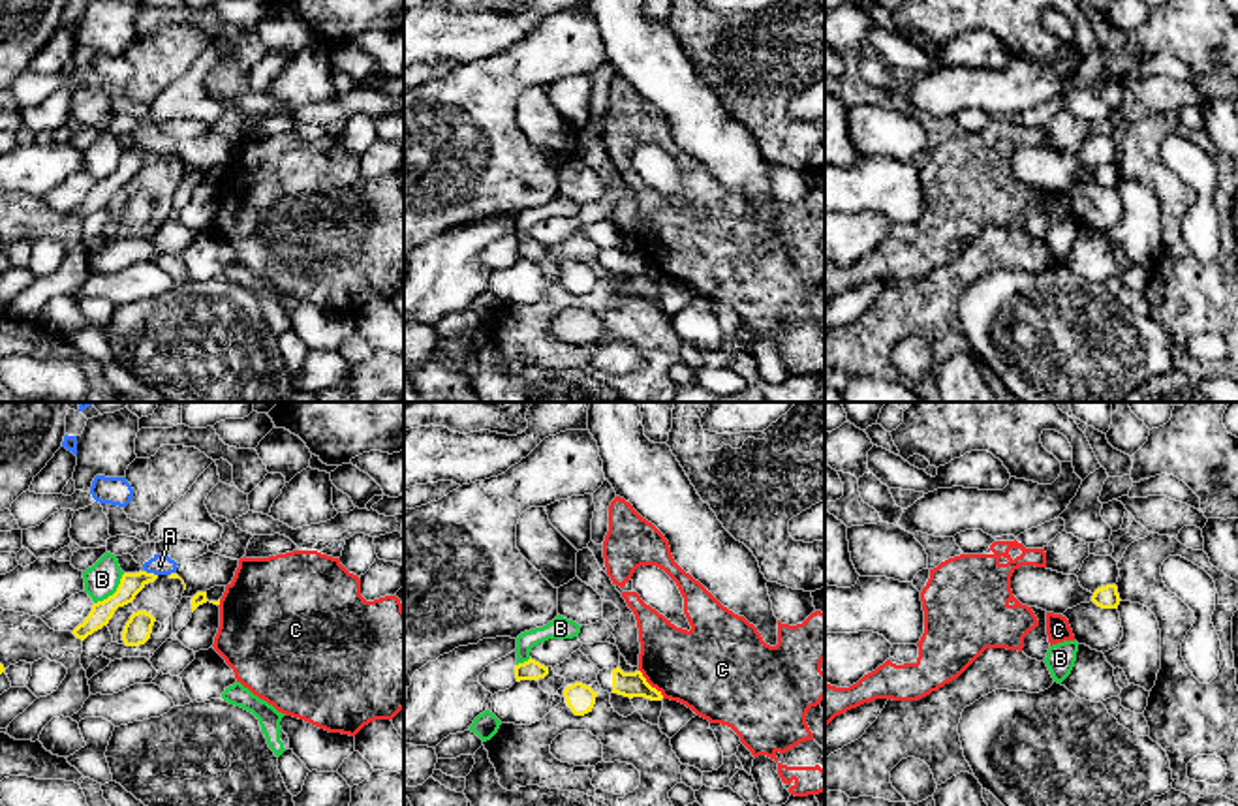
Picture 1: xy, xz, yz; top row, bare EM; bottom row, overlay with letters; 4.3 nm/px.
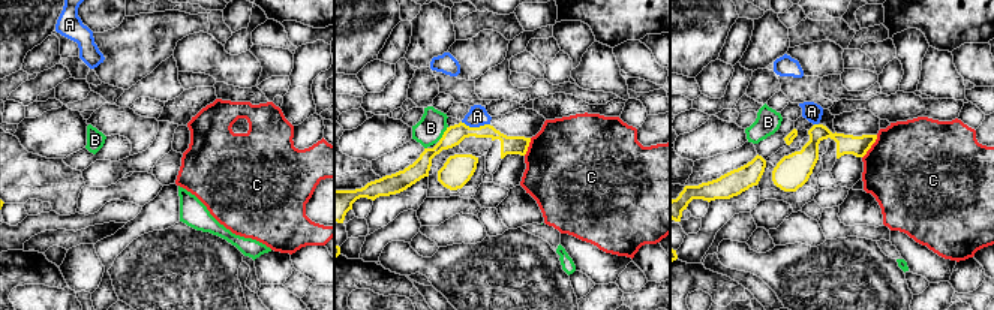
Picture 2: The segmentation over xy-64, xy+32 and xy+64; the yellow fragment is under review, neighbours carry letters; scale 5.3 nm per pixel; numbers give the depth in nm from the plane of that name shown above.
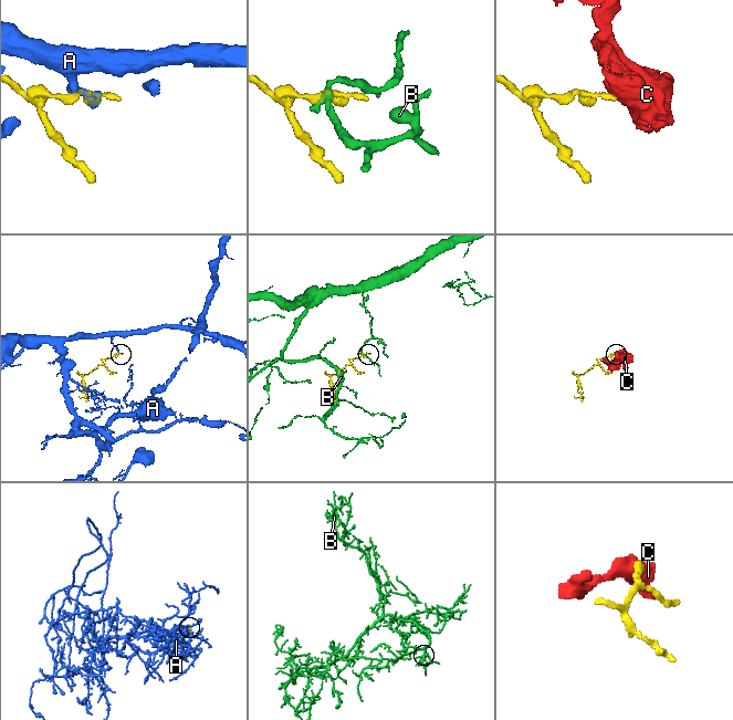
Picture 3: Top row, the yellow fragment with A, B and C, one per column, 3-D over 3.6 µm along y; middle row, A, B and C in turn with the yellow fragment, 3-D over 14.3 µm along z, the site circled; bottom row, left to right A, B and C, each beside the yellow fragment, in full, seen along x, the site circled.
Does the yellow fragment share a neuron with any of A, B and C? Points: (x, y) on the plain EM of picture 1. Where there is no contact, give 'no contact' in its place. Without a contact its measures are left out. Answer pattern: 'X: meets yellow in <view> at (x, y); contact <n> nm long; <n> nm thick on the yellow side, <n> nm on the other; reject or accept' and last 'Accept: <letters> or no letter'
A: meets yellow in xy at (151, 153); contact 60 nm long; 100 nm thick on the yellow side, 80 nm on the other; reject
B: meets yellow in xy at (115, 171); contact 190 nm long; 100 nm thick on the yellow side, 150 nm on the other; reject
C: meets yellow in xz at (649, 263); contact 170 nm long; 110 nm thick on the yellow side, 360 nm on the other; reject
Accept: no letter

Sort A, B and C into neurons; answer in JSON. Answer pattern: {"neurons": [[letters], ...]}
{"neurons": [["A"], ["B"], ["C"]]}

